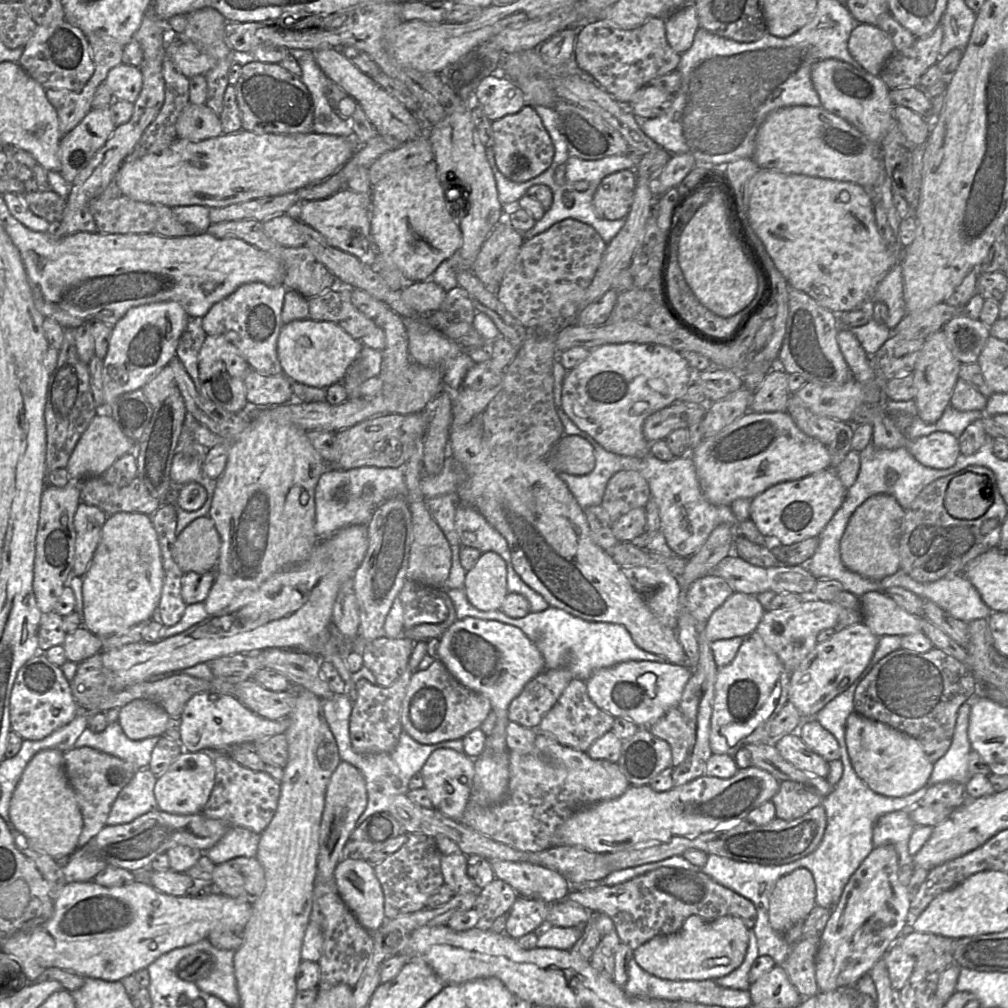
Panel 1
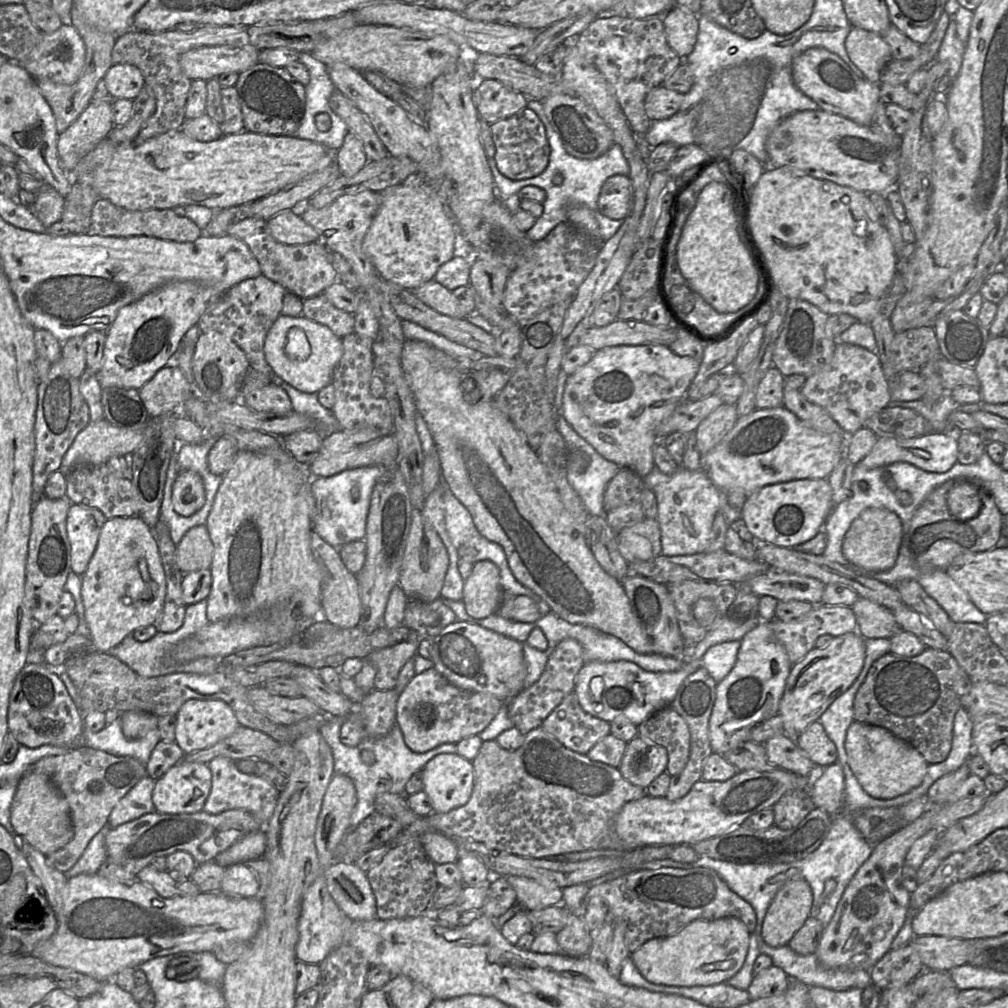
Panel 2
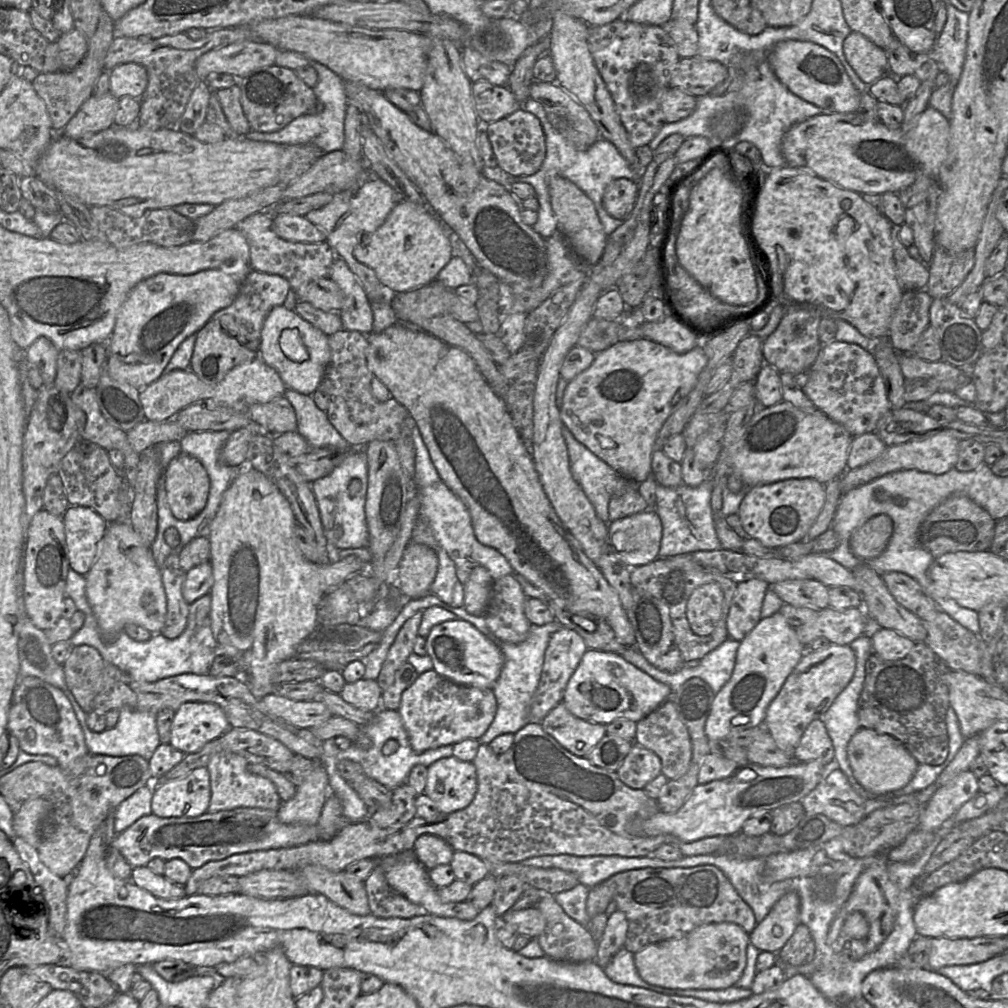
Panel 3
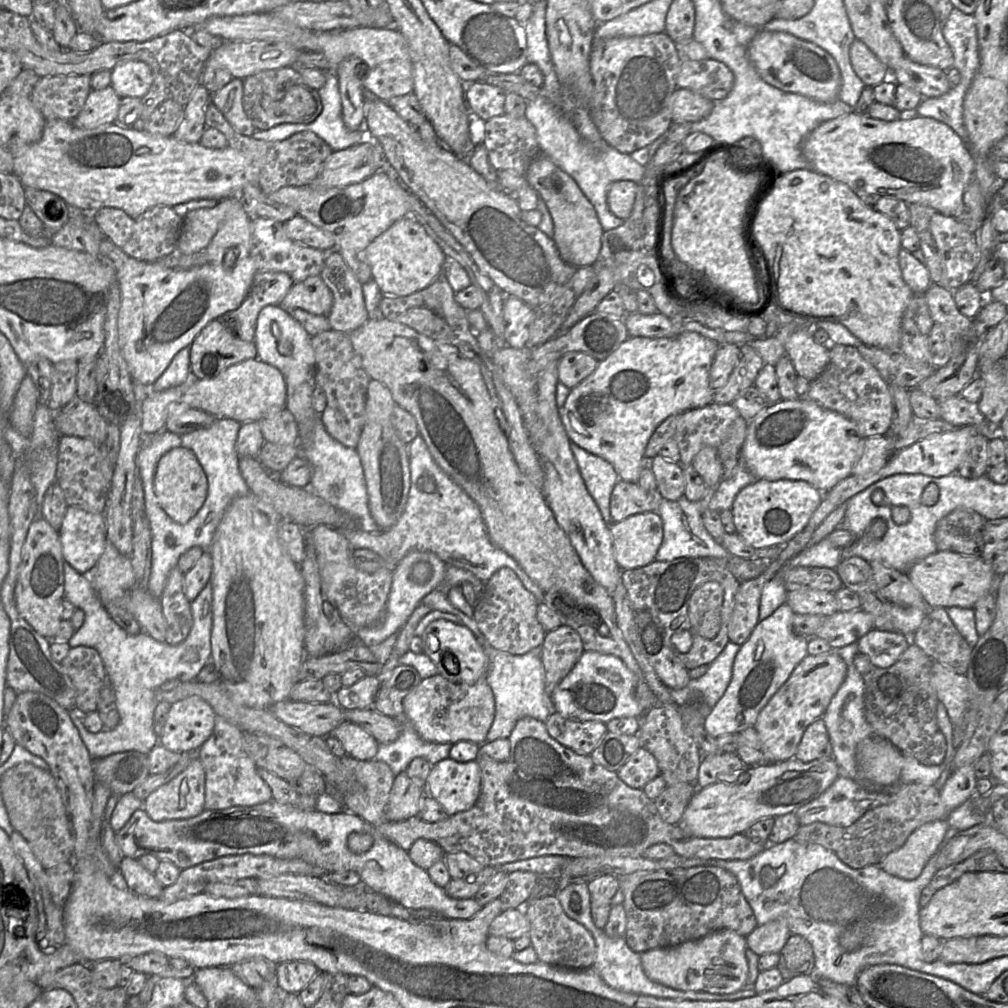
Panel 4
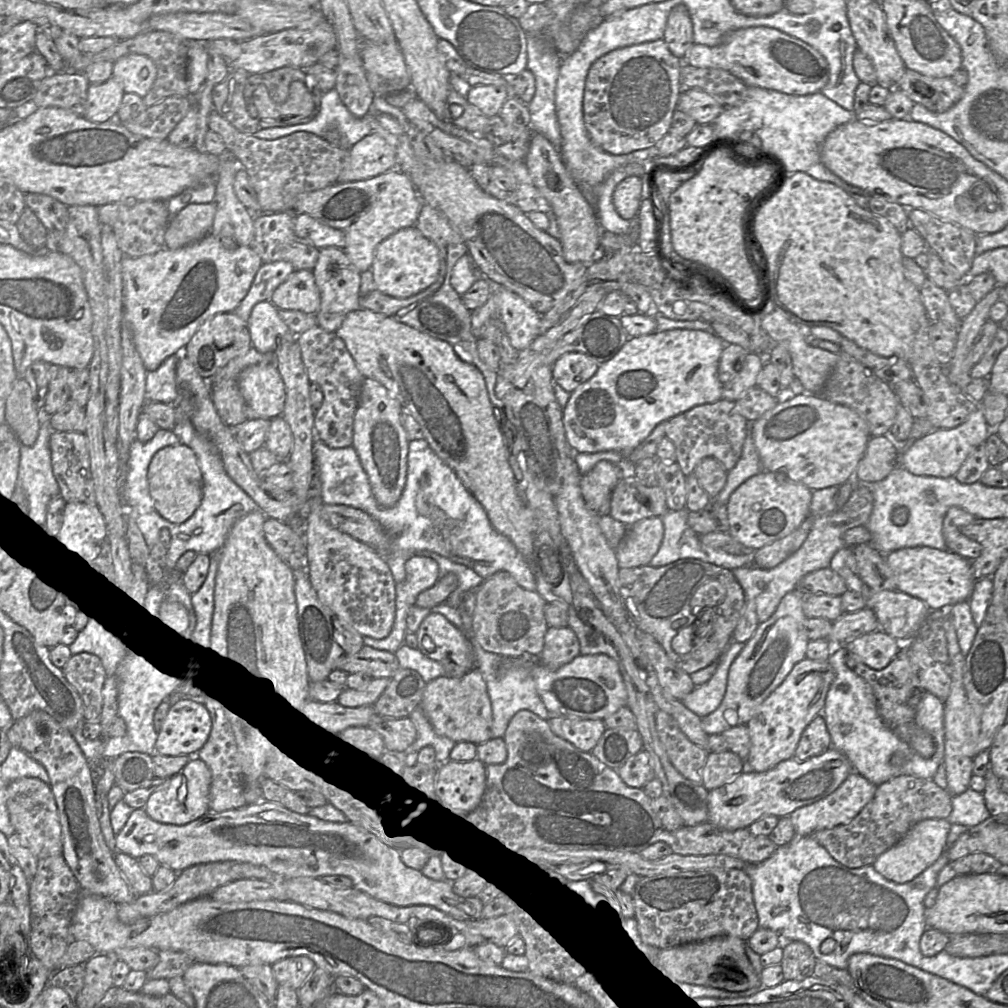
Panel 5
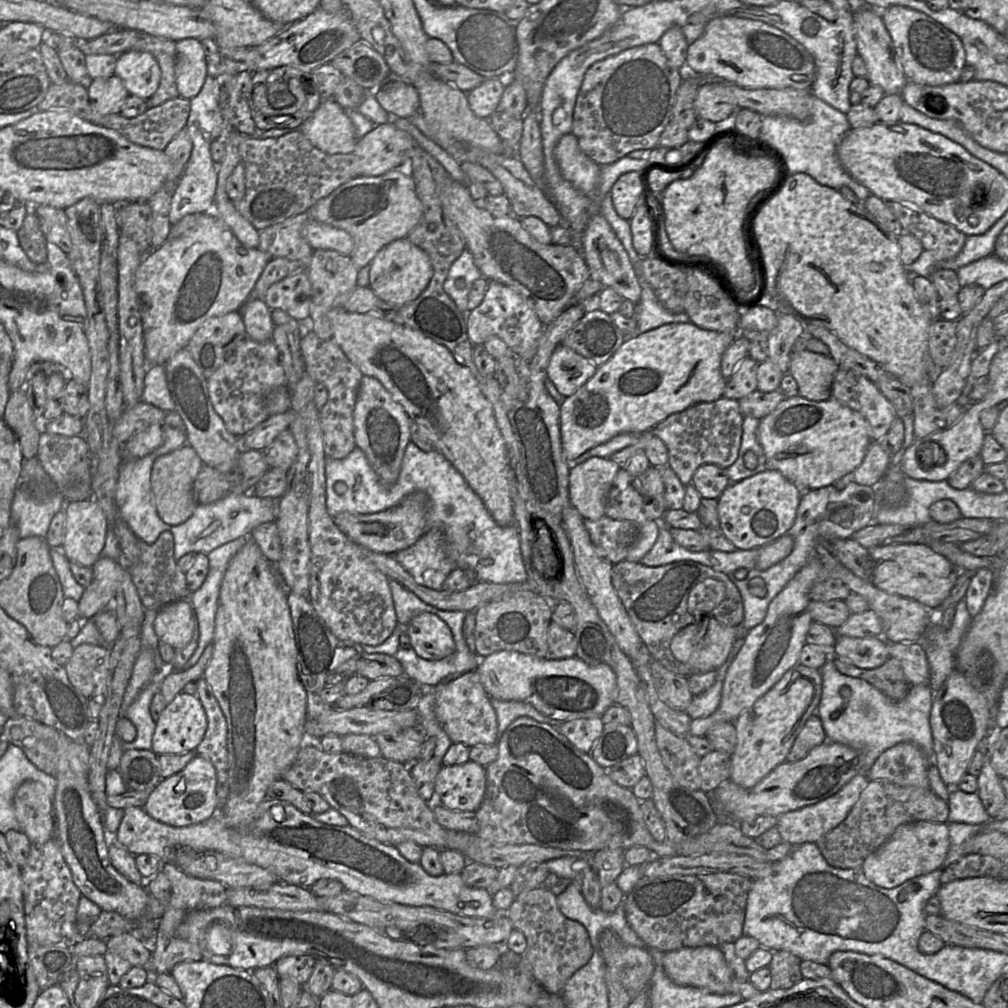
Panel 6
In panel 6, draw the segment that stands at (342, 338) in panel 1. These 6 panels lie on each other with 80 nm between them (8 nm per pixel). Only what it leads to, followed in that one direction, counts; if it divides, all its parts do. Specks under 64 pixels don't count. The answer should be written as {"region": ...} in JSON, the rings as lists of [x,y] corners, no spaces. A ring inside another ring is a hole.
{"region":[[[248,299],[238,311],[241,313],[247,337],[257,342],[271,339],[275,324],[271,319],[271,309],[262,299]]]}

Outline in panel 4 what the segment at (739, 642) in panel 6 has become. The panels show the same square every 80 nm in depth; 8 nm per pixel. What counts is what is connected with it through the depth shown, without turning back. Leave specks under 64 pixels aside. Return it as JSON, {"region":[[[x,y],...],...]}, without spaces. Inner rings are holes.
{"region":[[[729,641],[703,676],[690,679],[688,685],[680,690],[671,690],[673,704],[679,707],[693,692],[701,692],[706,703],[713,708],[729,685],[734,659],[740,648],[741,645]]]}

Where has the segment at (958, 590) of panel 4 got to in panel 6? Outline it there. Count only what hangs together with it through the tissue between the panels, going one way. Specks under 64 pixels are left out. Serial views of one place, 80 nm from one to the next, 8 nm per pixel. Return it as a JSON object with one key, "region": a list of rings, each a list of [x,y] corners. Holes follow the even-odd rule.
{"region":[[[884,543],[868,548],[874,561],[871,583],[890,594],[896,594],[935,609],[949,596],[957,579],[952,563],[923,544]]]}

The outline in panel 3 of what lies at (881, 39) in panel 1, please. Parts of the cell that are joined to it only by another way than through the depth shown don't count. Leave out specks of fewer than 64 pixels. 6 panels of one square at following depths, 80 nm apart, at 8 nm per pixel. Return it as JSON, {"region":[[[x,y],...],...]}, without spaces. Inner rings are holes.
{"region":[[[852,31],[846,37],[843,51],[853,70],[869,86],[888,73],[886,50],[858,32]]]}

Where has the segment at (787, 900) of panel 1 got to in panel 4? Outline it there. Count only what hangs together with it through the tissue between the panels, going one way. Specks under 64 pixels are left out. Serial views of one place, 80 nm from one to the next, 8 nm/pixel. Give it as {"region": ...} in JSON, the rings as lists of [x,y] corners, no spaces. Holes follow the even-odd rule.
{"region":[[[778,918],[757,926],[746,936],[746,944],[747,948],[758,956],[780,953],[791,935],[787,921],[784,918]]]}

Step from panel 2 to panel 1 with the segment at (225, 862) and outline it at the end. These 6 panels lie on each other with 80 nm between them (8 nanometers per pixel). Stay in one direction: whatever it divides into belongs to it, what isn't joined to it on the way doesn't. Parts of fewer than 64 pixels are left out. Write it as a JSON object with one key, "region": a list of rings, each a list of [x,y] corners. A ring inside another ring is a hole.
{"region":[[[231,827],[205,854],[215,865],[235,857],[255,857],[260,834],[247,828]]]}

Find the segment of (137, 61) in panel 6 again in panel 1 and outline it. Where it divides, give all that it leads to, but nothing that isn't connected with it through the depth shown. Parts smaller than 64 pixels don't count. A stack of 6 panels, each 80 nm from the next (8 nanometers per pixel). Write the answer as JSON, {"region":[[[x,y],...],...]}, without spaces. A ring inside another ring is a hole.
{"region":[[[120,64],[109,70],[104,84],[114,100],[135,102],[143,84],[142,73],[138,67]]]}

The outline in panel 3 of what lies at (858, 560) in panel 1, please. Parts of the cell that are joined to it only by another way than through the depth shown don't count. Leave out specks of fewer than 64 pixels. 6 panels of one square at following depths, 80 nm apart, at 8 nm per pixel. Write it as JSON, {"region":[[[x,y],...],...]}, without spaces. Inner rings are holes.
{"region":[[[885,514],[876,515],[853,532],[849,539],[850,549],[860,559],[876,558],[885,550],[892,533],[892,519]]]}

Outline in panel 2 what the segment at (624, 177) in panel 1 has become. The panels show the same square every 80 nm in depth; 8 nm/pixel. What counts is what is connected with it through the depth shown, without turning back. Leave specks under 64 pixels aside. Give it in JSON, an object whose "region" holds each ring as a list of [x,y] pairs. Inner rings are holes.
{"region":[[[627,175],[609,177],[600,190],[598,198],[599,211],[613,220],[624,220],[632,210],[632,183]]]}

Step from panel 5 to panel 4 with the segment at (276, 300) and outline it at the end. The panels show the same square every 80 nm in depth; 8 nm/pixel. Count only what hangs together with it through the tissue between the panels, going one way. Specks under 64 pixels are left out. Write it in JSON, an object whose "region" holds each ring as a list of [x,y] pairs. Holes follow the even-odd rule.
{"region":[[[319,275],[310,276],[292,285],[280,306],[287,311],[303,309],[315,315],[327,315],[333,304],[333,295]]]}

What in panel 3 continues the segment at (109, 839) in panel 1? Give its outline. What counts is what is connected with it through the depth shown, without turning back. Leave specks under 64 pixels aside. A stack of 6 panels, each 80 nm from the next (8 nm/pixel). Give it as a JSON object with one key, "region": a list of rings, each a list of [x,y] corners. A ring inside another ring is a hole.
{"region":[[[248,807],[214,813],[205,812],[197,817],[160,818],[151,813],[140,817],[124,831],[116,834],[111,844],[132,867],[145,866],[154,858],[161,858],[164,861],[179,858],[185,861],[191,869],[197,869],[207,862],[222,860],[233,854],[290,848],[316,841],[329,841],[348,823],[351,822],[347,822],[343,816],[343,820],[334,821],[333,825],[322,827],[319,830],[318,823],[314,825],[284,824],[278,819],[277,811]]]}

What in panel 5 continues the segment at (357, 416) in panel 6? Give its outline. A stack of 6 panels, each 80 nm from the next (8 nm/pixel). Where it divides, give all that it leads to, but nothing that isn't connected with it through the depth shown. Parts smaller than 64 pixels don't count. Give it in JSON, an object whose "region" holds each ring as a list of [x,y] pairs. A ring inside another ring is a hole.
{"region":[[[364,379],[354,419],[353,448],[368,476],[376,501],[383,507],[392,507],[398,502],[406,483],[409,440],[401,422],[402,412],[398,400],[379,381]]]}

